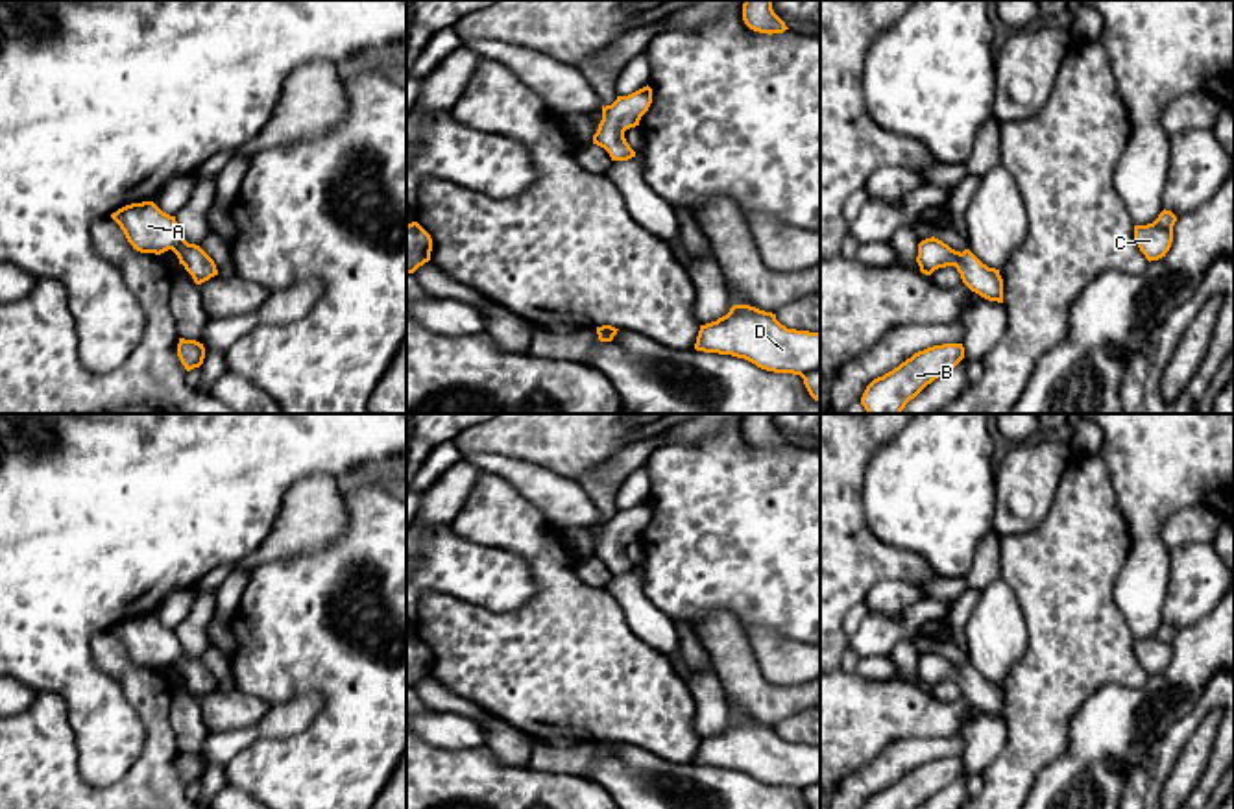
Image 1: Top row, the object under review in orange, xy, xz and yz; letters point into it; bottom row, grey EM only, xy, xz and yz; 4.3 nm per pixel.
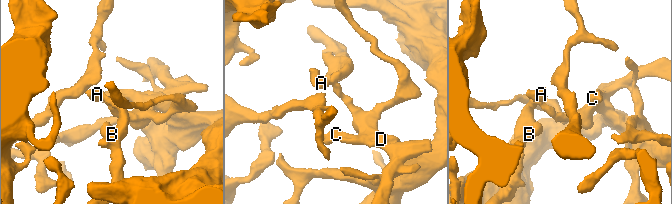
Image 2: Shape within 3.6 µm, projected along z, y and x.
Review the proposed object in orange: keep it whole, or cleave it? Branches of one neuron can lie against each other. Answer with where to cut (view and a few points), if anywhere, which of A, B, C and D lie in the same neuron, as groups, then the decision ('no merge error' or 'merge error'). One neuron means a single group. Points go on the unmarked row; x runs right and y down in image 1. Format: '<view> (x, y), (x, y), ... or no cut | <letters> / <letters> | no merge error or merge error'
no cut | A B C D | no merge error

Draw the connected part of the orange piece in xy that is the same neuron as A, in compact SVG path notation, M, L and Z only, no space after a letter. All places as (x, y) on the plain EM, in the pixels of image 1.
M153 615L126 619L111 632L120 639L133 663L155 669L172 663L196 698L218 689L214 674L200 659L188 658L175 630L163 626Z

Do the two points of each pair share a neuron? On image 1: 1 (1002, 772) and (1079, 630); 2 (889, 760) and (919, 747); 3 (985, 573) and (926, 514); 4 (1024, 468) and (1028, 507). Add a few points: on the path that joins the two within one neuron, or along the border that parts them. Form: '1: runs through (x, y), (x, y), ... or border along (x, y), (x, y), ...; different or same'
1: runs through (1035, 737), (1040, 695), (1063, 665); same
2: runs through (896, 760), (911, 752); same
3: border along (992, 527), (979, 542), (972, 567), (965, 575); different
4: runs through (1026, 477), (1026, 497); same

